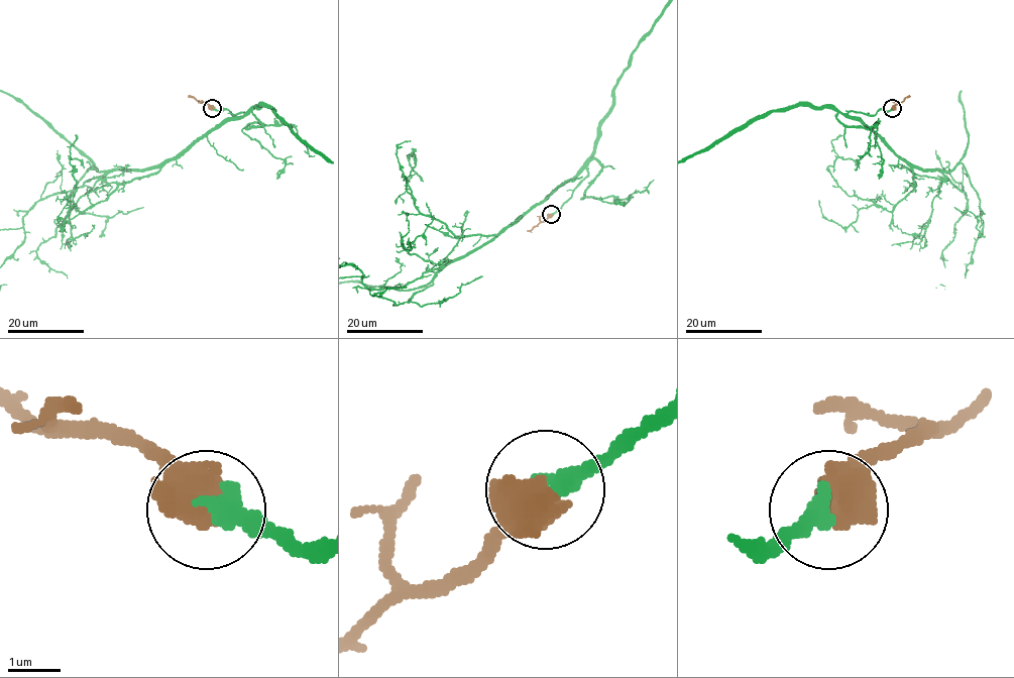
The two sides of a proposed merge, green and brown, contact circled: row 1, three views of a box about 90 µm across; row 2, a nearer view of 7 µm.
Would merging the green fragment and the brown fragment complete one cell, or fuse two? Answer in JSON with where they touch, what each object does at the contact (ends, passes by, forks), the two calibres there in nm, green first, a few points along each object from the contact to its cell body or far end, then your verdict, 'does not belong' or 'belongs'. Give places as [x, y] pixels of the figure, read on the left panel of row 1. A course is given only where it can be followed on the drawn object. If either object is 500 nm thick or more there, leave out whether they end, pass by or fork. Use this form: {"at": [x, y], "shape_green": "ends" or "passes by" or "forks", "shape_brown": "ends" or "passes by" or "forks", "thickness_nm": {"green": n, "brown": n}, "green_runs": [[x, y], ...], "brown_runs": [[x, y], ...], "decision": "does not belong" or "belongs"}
{"at": [212, 108], "thickness_nm": {"green": 400, "brown": 750}, "green_runs": [[212, 108], [233, 115], [248, 111], [222, 121], [157, 164], [99, 171], [41, 118]], "brown_runs": [[212, 108], [188, 95]], "decision": "belongs"}

